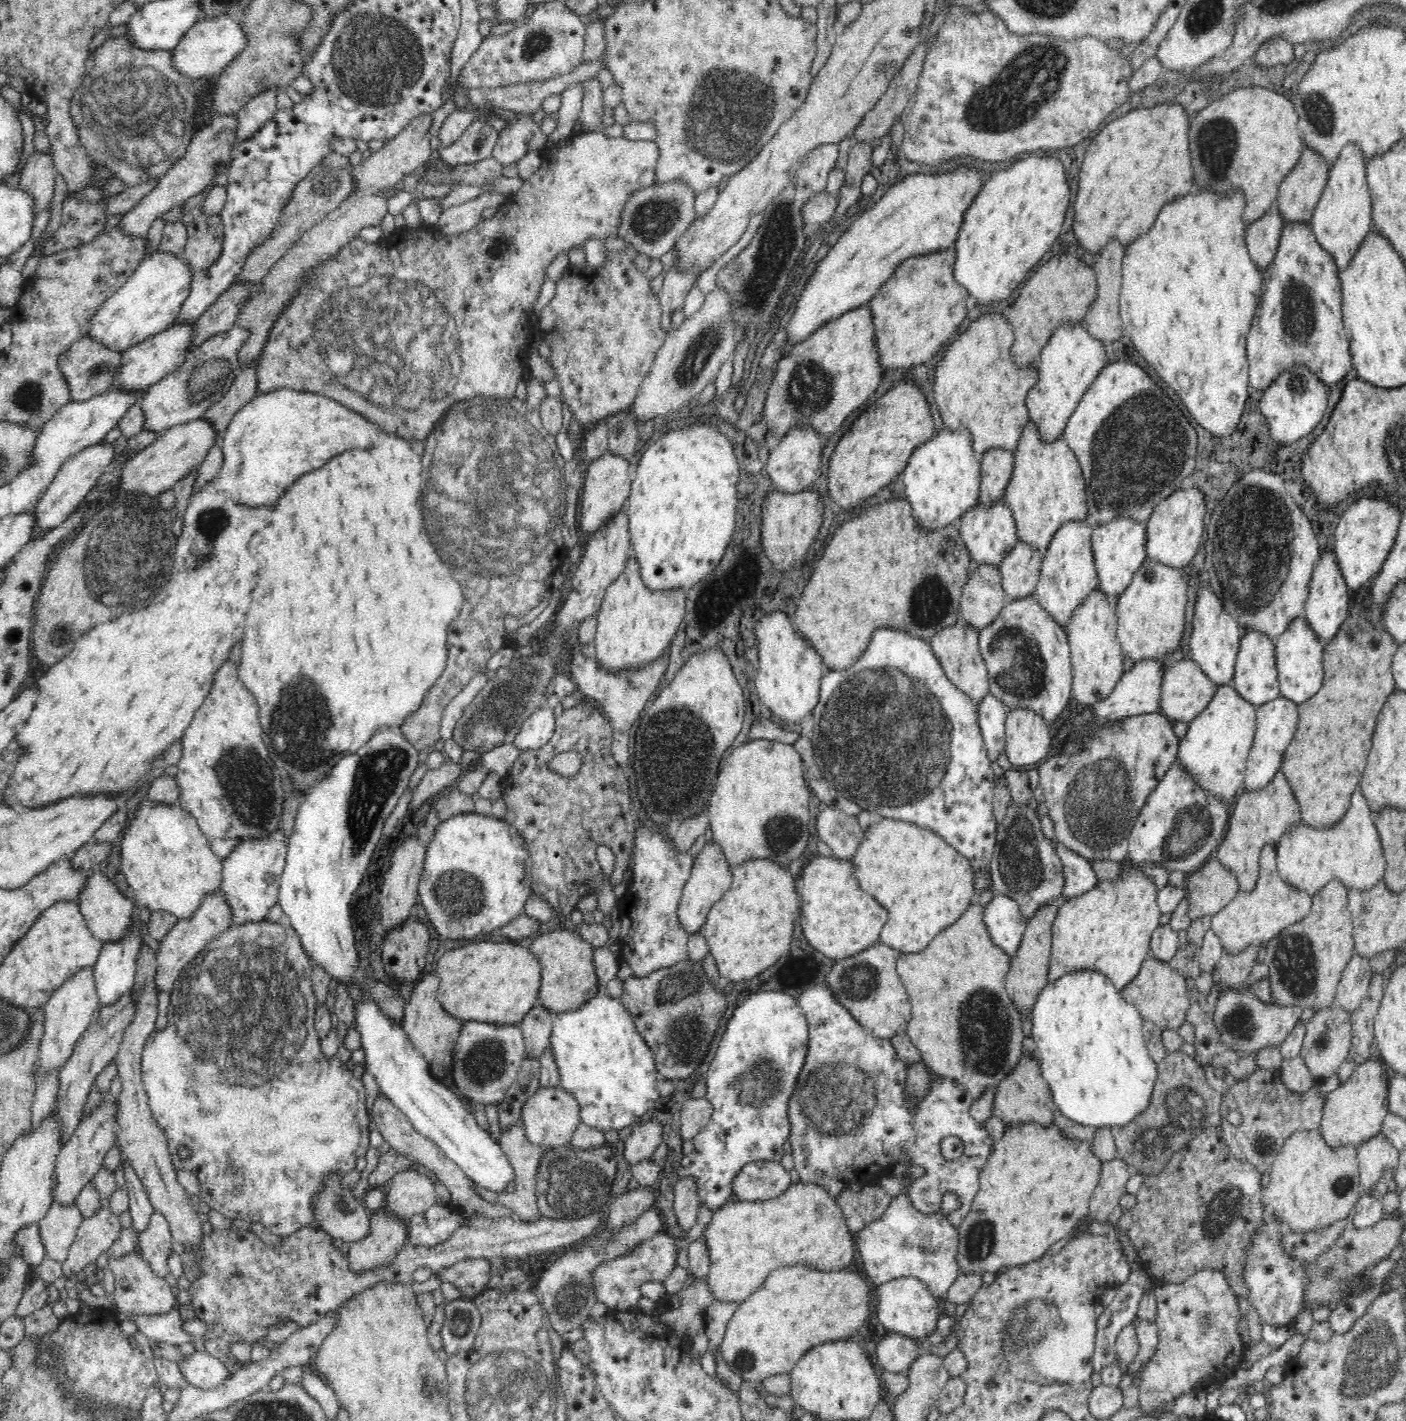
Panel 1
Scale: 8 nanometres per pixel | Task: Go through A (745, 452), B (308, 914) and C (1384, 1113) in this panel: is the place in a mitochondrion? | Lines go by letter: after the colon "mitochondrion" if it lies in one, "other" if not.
A: other
B: other
C: other

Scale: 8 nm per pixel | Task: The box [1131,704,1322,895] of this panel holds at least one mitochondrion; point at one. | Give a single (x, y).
(1192, 825)

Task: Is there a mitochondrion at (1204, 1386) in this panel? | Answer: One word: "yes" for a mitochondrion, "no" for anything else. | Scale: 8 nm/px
no

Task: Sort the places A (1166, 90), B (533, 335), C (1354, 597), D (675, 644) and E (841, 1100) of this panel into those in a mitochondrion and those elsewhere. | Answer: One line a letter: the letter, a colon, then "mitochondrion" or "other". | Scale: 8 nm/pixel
A: other
B: other
C: other
D: other
E: mitochondrion

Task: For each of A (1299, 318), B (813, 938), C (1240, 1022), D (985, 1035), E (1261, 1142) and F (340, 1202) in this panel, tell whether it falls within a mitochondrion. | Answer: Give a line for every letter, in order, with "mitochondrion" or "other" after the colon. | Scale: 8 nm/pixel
A: mitochondrion
B: other
C: mitochondrion
D: mitochondrion
E: mitochondrion
F: mitochondrion

